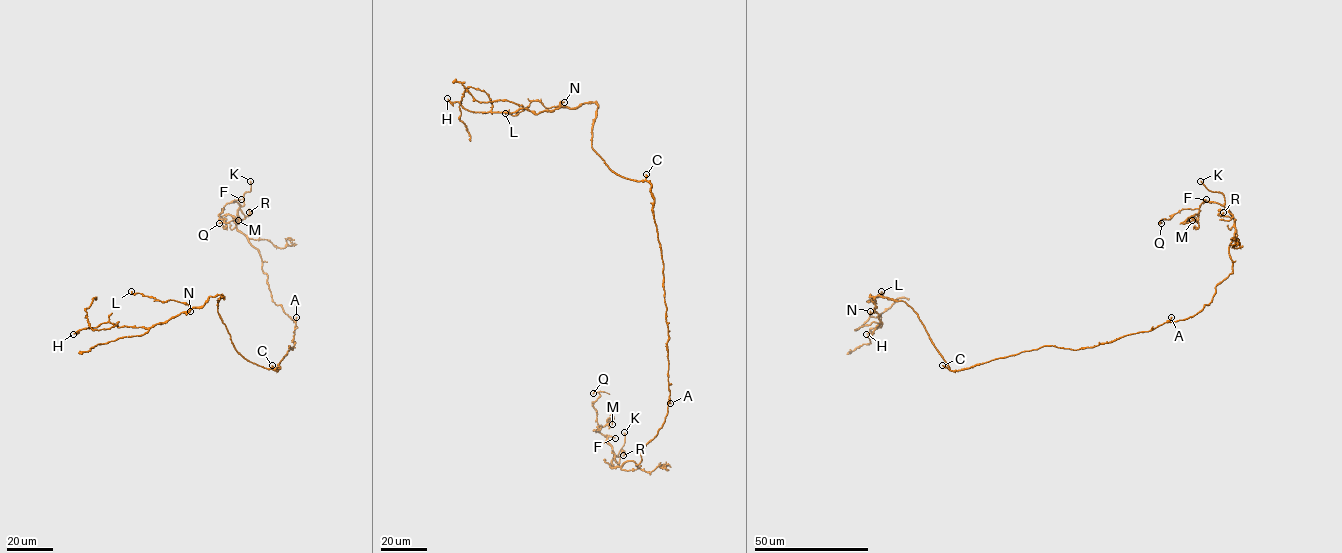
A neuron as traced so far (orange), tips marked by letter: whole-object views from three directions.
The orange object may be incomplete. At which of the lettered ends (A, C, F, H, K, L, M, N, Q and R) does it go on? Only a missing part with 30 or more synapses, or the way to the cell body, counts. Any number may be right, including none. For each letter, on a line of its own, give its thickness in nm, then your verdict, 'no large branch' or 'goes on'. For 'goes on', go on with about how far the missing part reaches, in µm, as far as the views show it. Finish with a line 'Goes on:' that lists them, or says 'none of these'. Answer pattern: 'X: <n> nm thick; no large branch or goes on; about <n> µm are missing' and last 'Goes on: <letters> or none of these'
A: 240 nm thick; no large branch
C: 360 nm thick; no large branch
F: 240 nm thick; goes on; about 20 µm are missing
H: 220 nm thick; no large branch
K: 260 nm thick; goes on; about 9 µm are missing
L: 320 nm thick; no large branch
M: 110 nm thick; no large branch
N: 380 nm thick; no large branch
Q: 240 nm thick; no large branch
R: 180 nm thick; no large branch
Goes on: F, K

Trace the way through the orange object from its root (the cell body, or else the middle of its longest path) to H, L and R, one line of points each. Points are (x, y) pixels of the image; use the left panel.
H: (284, 357), (277, 370), (247, 361), (220, 317), (219, 294), (150, 327), (104, 322), (73, 334)
L: (284, 357), (277, 370), (247, 361), (220, 317), (222, 296), (191, 307), (131, 291)
R: (284, 357), (292, 350), (296, 324), (273, 301), (259, 251), (237, 227), (238, 211), (245, 217), (249, 212)

